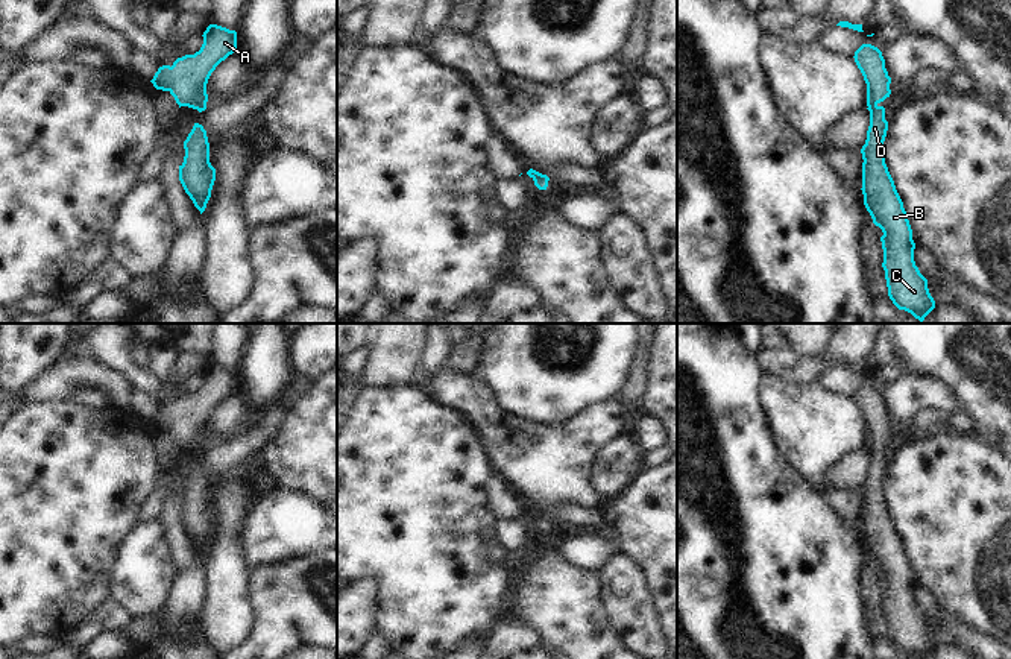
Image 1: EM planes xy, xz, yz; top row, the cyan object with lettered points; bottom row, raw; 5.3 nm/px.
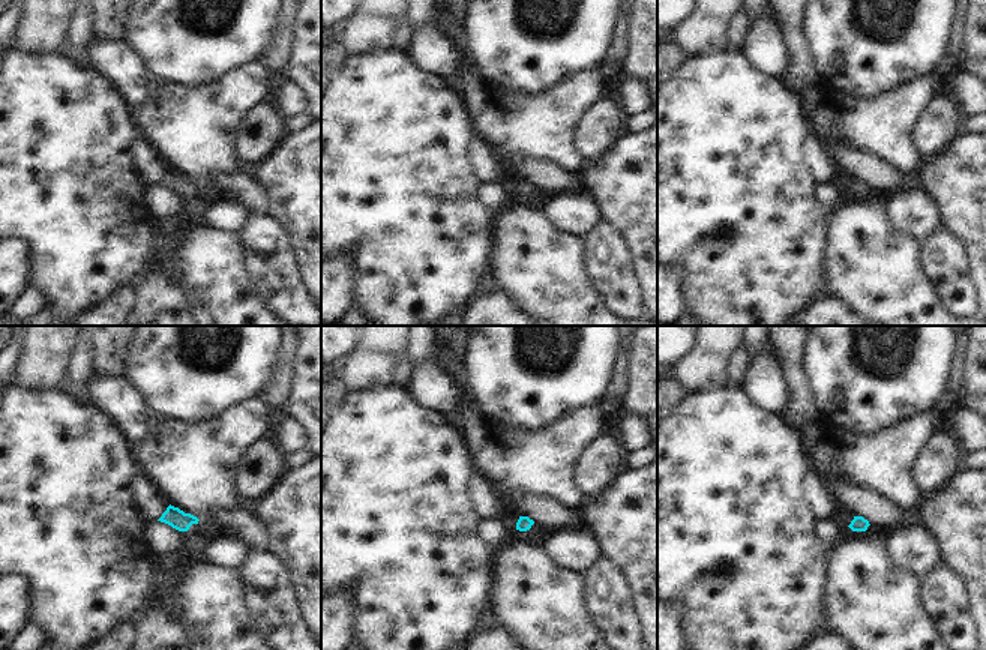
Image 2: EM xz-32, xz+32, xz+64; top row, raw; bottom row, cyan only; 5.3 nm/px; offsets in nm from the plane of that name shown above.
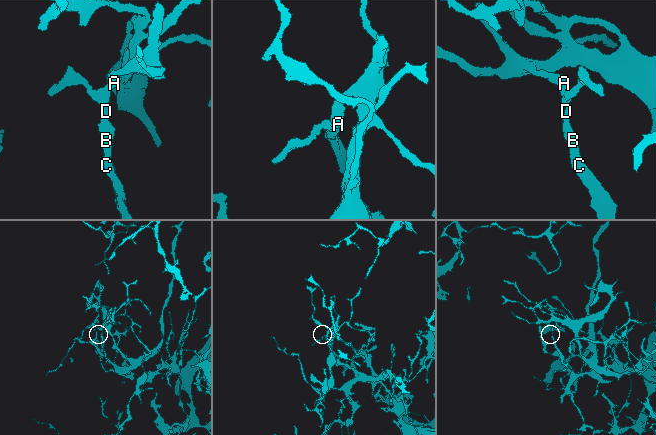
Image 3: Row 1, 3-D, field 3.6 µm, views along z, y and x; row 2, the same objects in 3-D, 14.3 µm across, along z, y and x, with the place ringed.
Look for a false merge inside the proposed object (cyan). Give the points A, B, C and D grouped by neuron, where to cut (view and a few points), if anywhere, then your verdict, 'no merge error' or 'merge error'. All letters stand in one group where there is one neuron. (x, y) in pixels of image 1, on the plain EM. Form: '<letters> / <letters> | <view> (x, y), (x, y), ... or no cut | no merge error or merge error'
A B C D | no cut | no merge error

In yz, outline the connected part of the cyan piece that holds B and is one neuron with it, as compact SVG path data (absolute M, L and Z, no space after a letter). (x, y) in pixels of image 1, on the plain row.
M862 384L853 398L867 424L867 449L870 451L867 480L861 489L864 500L861 530L873 563L883 572L880 577L882 607L888 636L899 650L911 653L915 659L924 659L935 648L935 641L929 633L928 620L915 606L912 569L885 504L883 481L888 462L885 448L879 443L891 434L891 418L877 387Z

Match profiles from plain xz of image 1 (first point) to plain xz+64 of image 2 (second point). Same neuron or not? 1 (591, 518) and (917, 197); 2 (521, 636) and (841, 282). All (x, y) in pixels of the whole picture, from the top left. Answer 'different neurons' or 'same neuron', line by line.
1: different neurons
2: different neurons

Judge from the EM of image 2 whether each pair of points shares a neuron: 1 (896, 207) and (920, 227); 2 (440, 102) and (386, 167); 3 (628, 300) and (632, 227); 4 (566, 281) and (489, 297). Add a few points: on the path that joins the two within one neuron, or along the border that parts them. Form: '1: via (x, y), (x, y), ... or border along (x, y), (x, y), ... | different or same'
1: via (902, 209), (914, 221) | same
2: via (423, 119), (395, 150) | same
3: border along (611, 225), (626, 243), (632, 269), (641, 288) | different
4: border along (489, 279), (502, 287), (523, 309) | different

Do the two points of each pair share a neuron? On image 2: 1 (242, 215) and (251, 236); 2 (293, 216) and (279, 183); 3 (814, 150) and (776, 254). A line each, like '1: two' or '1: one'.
1: two
2: one
3: two

